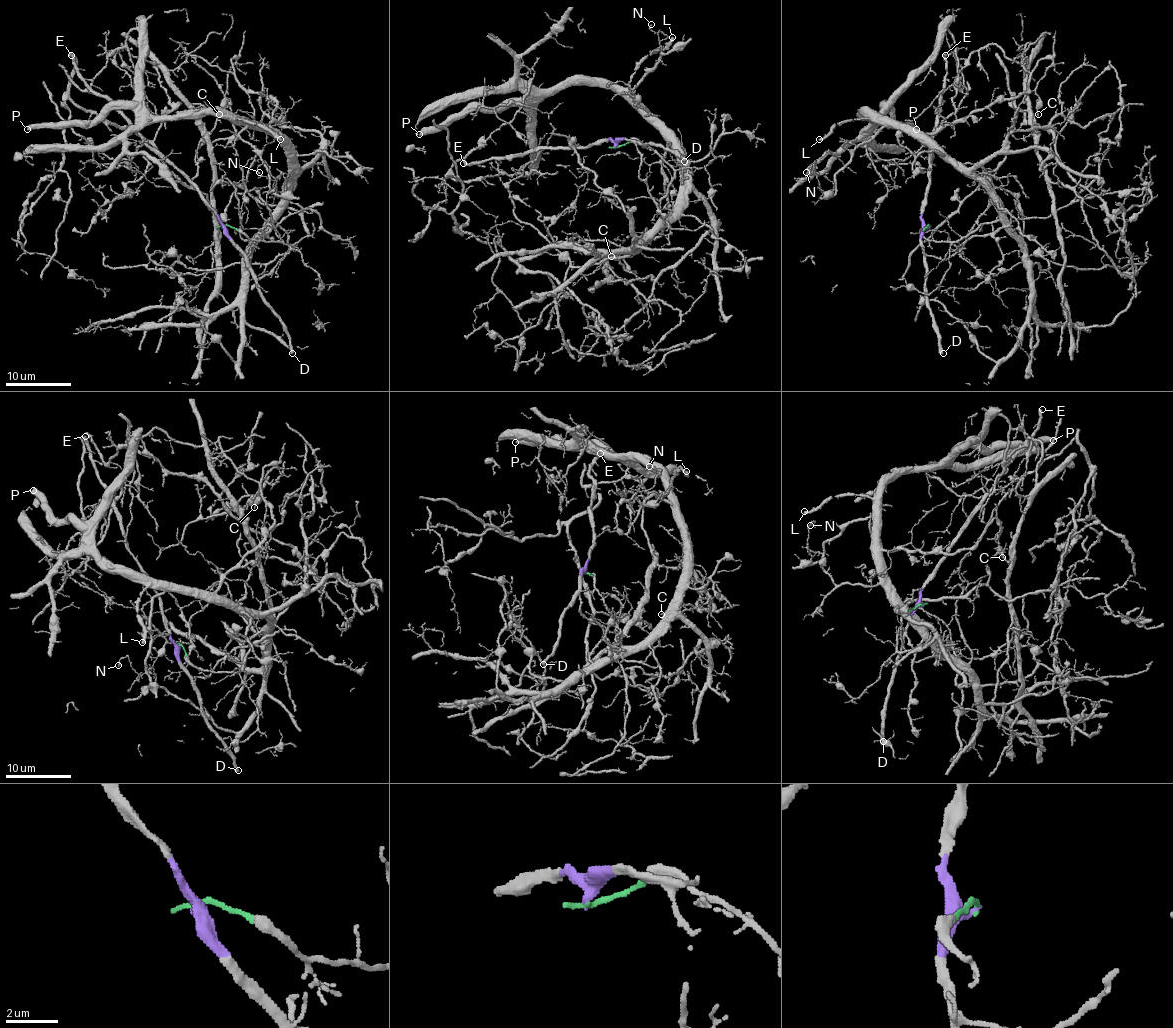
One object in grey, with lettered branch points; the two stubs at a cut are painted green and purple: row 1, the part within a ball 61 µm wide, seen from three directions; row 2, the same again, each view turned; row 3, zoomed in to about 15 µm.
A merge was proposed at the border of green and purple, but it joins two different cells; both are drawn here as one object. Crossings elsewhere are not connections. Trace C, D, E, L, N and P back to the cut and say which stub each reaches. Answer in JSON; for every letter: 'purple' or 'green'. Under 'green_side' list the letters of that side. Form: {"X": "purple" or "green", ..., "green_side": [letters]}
{"C": "green", "D": "purple", "E": "purple", "L": "green", "N": "green", "P": "green", "green_side": ["C", "L", "N", "P"]}

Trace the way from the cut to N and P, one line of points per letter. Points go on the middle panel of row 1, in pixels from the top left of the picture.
N: (614, 148), (637, 140), (673, 169), (660, 201), (668, 217), (680, 155), (632, 91), (668, 36), (652, 25)
P: (614, 148), (637, 140), (673, 169), (660, 201), (668, 217), (678, 150), (606, 86), (560, 84), (419, 135)

